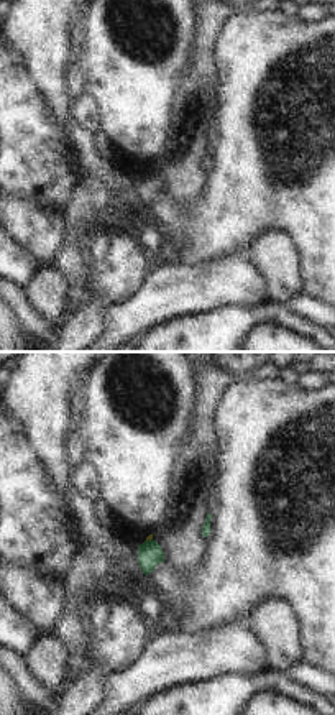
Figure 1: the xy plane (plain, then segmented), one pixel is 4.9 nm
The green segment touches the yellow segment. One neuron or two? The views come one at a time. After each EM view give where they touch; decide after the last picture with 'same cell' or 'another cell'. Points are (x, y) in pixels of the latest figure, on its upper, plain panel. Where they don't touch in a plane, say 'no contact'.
(150, 171)

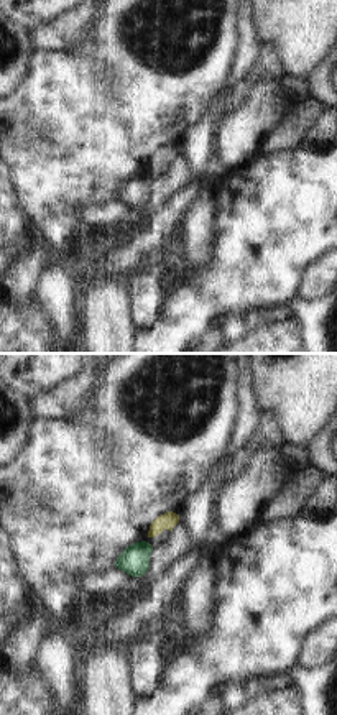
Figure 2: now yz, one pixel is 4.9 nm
no contact

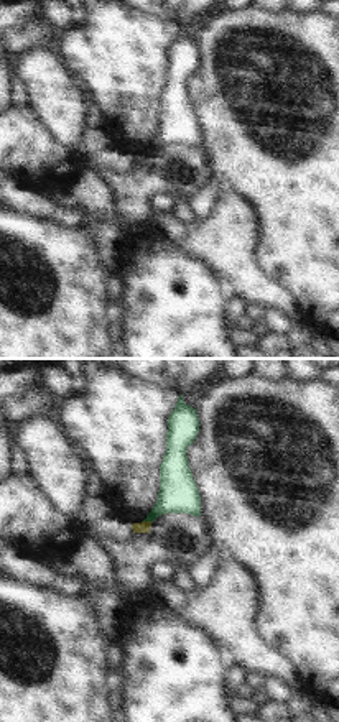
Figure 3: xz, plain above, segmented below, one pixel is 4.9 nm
(148, 152)

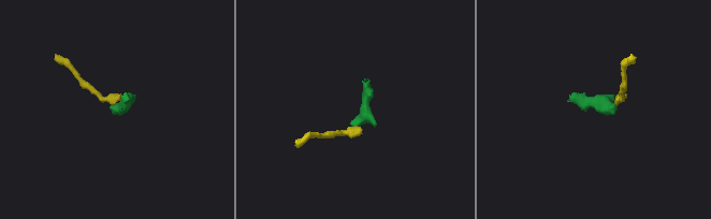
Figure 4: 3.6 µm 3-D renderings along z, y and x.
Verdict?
another cell

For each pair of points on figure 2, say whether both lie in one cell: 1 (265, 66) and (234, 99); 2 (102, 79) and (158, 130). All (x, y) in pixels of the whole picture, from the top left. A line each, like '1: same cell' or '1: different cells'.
1: same cell
2: same cell

